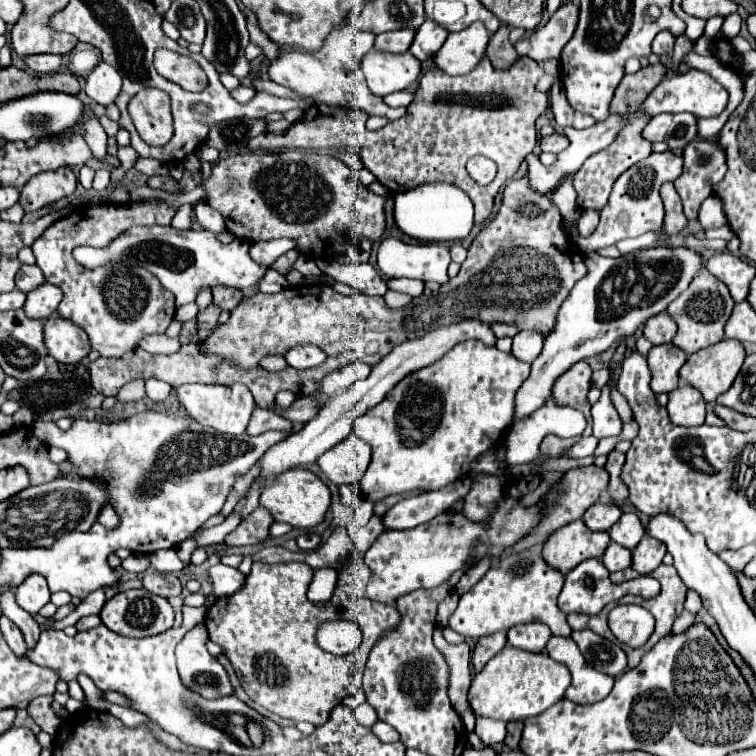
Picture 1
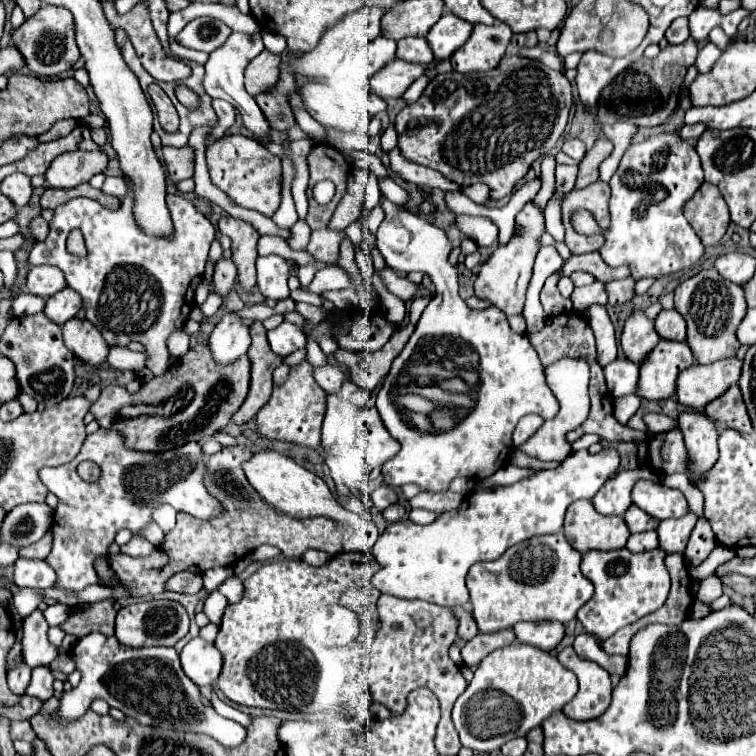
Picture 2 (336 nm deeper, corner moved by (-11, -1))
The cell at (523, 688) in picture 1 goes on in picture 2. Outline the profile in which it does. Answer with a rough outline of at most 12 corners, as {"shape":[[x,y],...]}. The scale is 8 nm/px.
{"shape":[[533,645],[489,653],[455,701],[461,745],[497,751],[577,693]]}

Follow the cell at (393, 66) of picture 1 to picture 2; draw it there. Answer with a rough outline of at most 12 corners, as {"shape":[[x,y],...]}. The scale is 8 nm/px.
{"shape":[[395,57],[371,77],[381,99],[401,97],[423,65]]}

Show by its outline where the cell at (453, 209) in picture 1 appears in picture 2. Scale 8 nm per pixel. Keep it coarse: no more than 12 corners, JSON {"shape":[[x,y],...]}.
{"shape":[[455,215],[467,239],[487,247],[497,239],[497,225],[487,217]]}

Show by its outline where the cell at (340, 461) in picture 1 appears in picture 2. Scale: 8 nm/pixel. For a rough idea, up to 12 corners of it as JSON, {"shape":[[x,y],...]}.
{"shape":[[375,407],[359,409],[371,469],[399,453]]}

